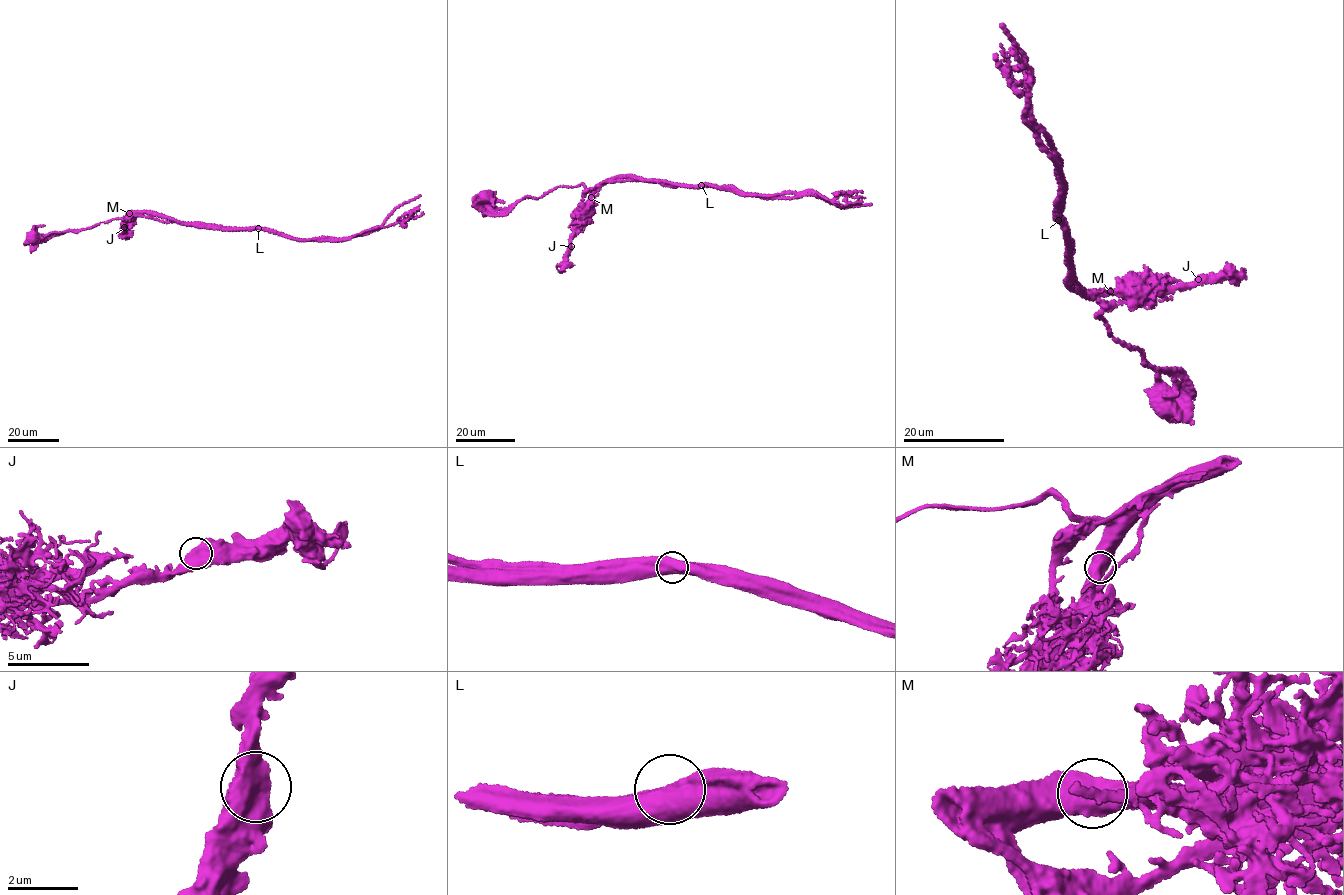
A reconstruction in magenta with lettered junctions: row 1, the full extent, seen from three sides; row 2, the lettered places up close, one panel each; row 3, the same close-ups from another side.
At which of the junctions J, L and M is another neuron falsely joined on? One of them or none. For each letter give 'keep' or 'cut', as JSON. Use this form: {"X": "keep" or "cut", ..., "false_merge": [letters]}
{"J": "keep", "L": "cut", "M": "keep", "false_merge": ["L"]}

